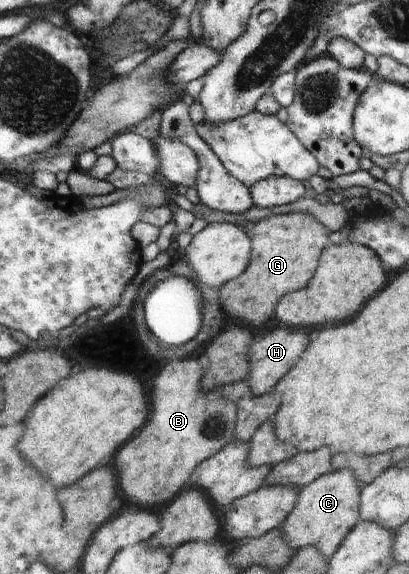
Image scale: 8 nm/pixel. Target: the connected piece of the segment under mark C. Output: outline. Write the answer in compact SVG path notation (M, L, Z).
M349 469L332 470L317 477L313 482L298 490L298 500L281 530L293 550L301 547L317 547L327 558L343 544L346 536L362 521L360 515L360 487L358 478Z

